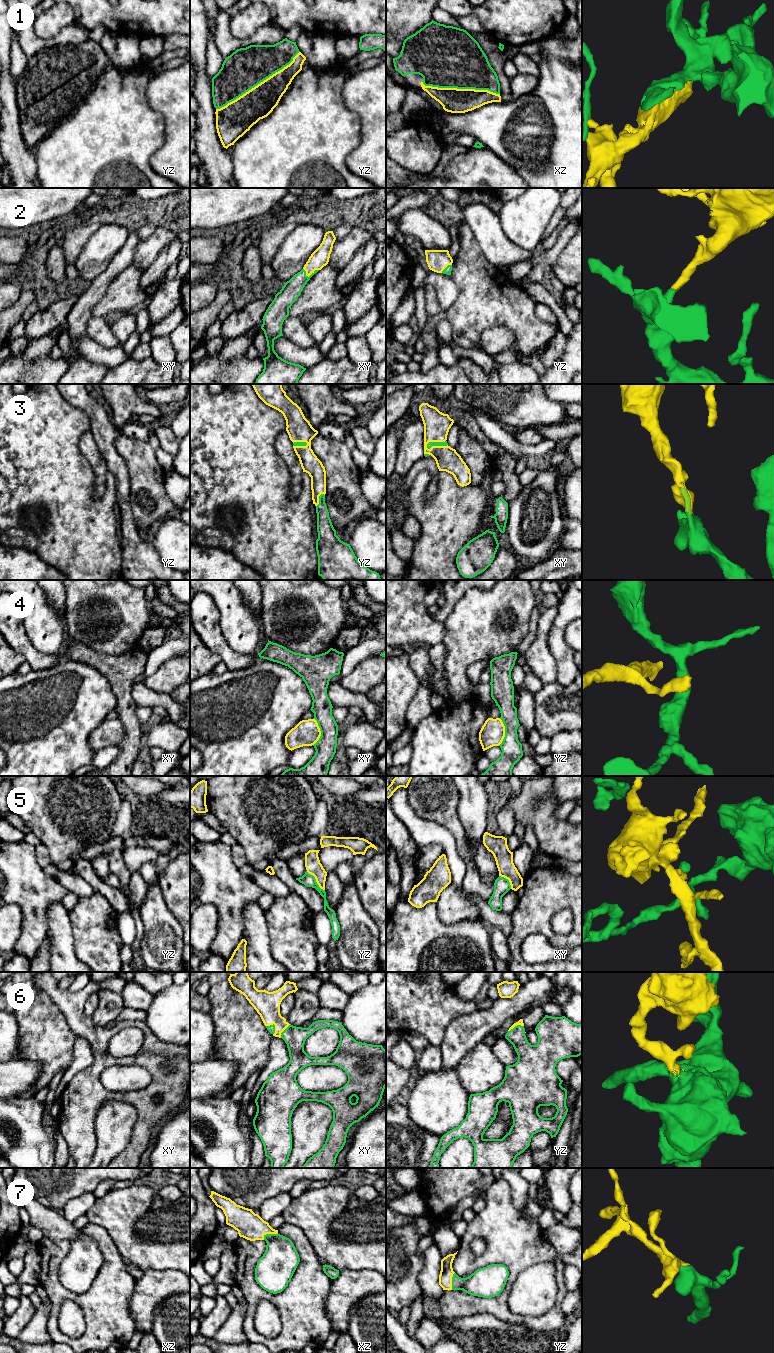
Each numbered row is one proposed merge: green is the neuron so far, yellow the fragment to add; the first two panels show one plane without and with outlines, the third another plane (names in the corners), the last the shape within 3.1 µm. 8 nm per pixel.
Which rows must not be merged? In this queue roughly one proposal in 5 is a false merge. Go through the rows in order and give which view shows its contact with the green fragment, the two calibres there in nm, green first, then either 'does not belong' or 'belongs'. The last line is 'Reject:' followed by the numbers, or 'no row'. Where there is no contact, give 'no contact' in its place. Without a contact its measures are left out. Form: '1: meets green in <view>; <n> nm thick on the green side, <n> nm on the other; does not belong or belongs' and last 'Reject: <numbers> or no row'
1: meets green in yz; 320 nm thick on the green side, 240 nm on the other; belongs
2: meets green in xy; 150 nm thick on the green side, 150 nm on the other; belongs
3: meets green in xy; 50 nm thick on the green side, 200 nm on the other; belongs
4: meets green in xy; 170 nm thick on the green side, 200 nm on the other; does not belong
5: meets green in yz; 100 nm thick on the green side, 130 nm on the other; does not belong
6: meets green in xy; 60 nm thick on the green side, 200 nm on the other; belongs
7: meets green in xz; 280 nm thick on the green side, 220 nm on the other; belongs
Reject: 4, 5

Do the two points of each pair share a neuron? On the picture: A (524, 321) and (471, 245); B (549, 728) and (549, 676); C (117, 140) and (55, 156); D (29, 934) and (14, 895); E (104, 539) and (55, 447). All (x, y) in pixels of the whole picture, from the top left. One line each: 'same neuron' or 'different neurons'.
A: same neuron
B: different neurons
C: same neuron
D: same neuron
E: same neuron

